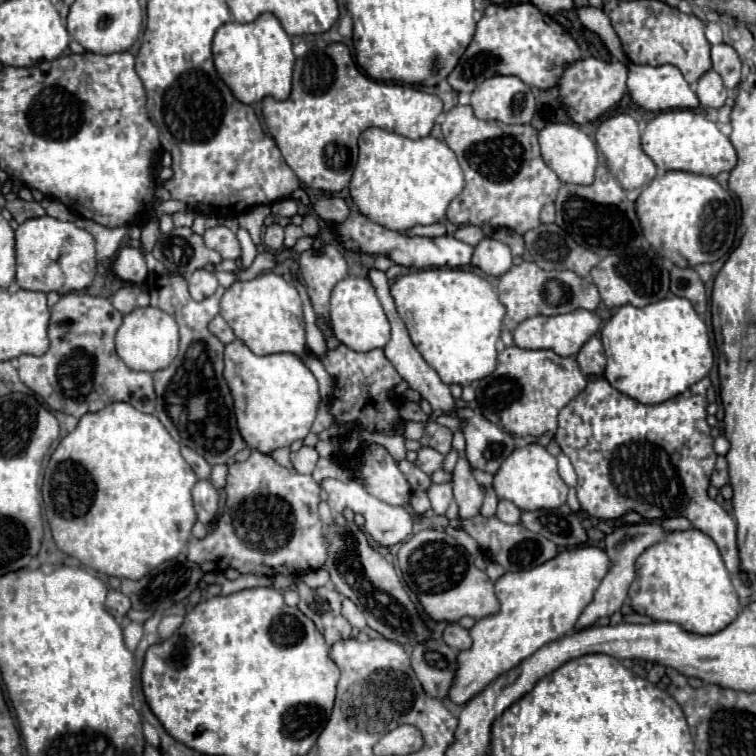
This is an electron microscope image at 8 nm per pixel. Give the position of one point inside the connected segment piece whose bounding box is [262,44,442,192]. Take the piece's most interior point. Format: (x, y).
(316, 129)

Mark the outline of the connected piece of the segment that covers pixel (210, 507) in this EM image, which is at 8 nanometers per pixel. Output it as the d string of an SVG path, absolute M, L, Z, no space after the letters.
M198 480L196 486L192 488L192 496L198 520L204 524L214 520L218 512L218 490L208 480Z

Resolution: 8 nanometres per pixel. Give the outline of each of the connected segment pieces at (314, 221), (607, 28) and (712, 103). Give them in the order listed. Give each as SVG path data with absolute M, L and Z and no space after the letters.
M316 214L304 216L302 230L304 230L304 234L308 234L308 236L316 236L316 234L318 234L318 216L316 216Z
M592 6L578 8L576 12L578 12L578 18L584 24L584 28L588 28L590 32L600 36L600 40L606 44L606 48L612 54L612 58L616 58L616 60L620 60L622 64L628 66L630 60L626 58L626 54L622 50L622 44L620 44L616 32L612 28L608 16L600 8L592 8Z
M708 70L696 84L696 94L700 100L700 106L704 108L720 108L726 102L728 90L722 84L722 78L714 72Z

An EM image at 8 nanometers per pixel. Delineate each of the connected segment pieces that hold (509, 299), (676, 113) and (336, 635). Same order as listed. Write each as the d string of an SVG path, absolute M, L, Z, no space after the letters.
M522 262L520 266L512 266L506 274L500 276L498 282L498 296L502 304L506 306L504 326L512 332L520 322L532 316L554 316L554 314L566 314L576 308L584 310L596 310L600 304L598 288L590 278L582 278L574 274L572 270L542 270L534 262Z
M668 110L648 122L642 134L642 148L662 170L690 170L694 174L718 176L736 166L736 150L732 142L718 130L716 122L708 120L700 110Z
M296 578L296 582L298 582L298 594L300 594L298 610L304 612L316 624L316 628L326 638L326 644L332 646L334 642L350 638L352 626L340 614L342 596L328 586L308 588L300 578Z

